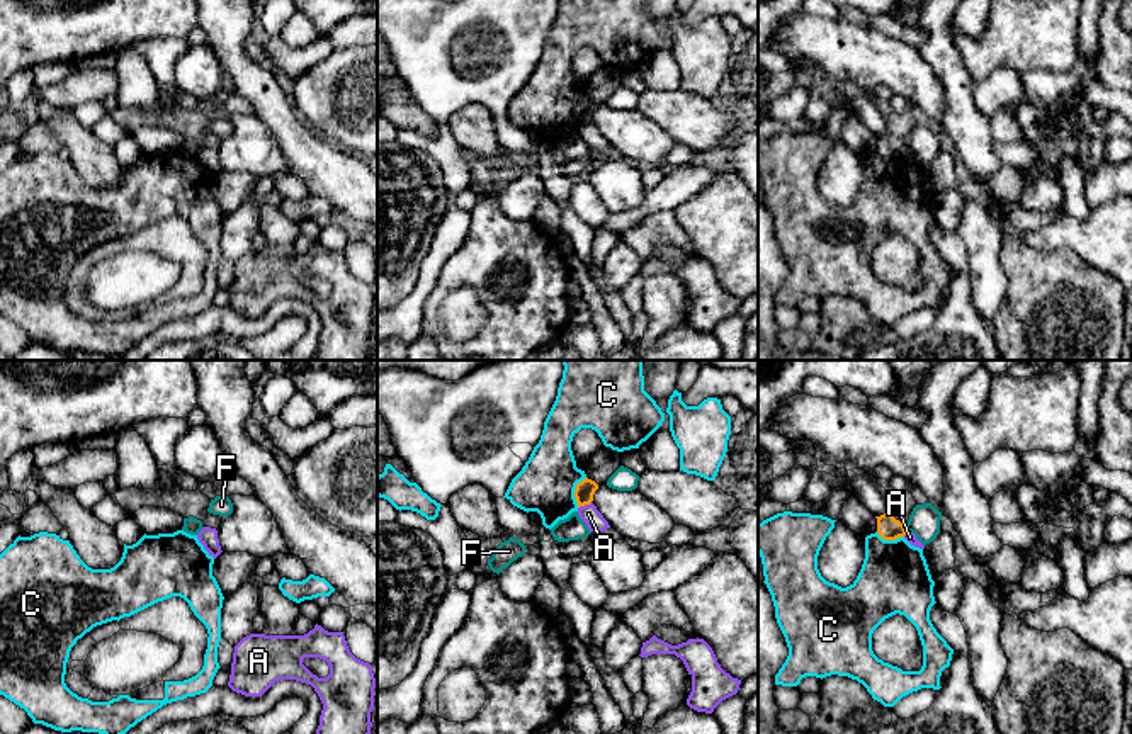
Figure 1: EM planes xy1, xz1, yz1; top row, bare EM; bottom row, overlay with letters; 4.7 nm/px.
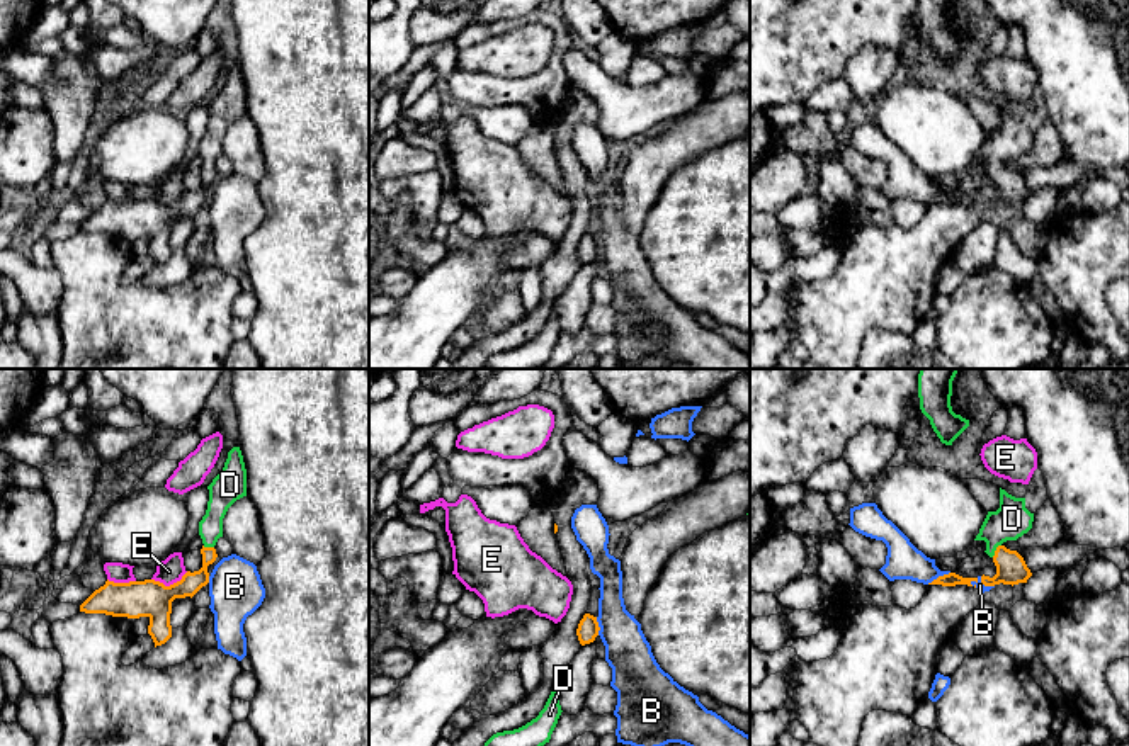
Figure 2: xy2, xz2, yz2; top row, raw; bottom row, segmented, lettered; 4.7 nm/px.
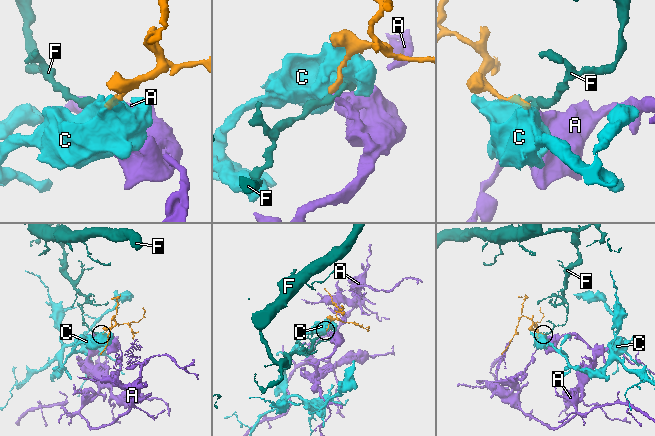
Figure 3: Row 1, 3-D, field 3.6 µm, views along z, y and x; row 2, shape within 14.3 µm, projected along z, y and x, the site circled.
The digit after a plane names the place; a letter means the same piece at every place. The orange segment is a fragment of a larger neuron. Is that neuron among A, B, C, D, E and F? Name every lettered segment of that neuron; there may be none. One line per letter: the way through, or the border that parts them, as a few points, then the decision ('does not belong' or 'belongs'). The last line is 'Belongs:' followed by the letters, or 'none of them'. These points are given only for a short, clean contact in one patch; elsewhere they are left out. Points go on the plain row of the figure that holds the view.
A: border along xz1 (590, 121), (578, 128); does not belong
B: does not belong
C: does not belong
D: runs through yz2 (1010, 187), (995, 170), (995, 155), (1012, 138); belongs
E: does not belong
F: border along yz1 (903, 145), (908, 150); does not belong
Belongs: D

